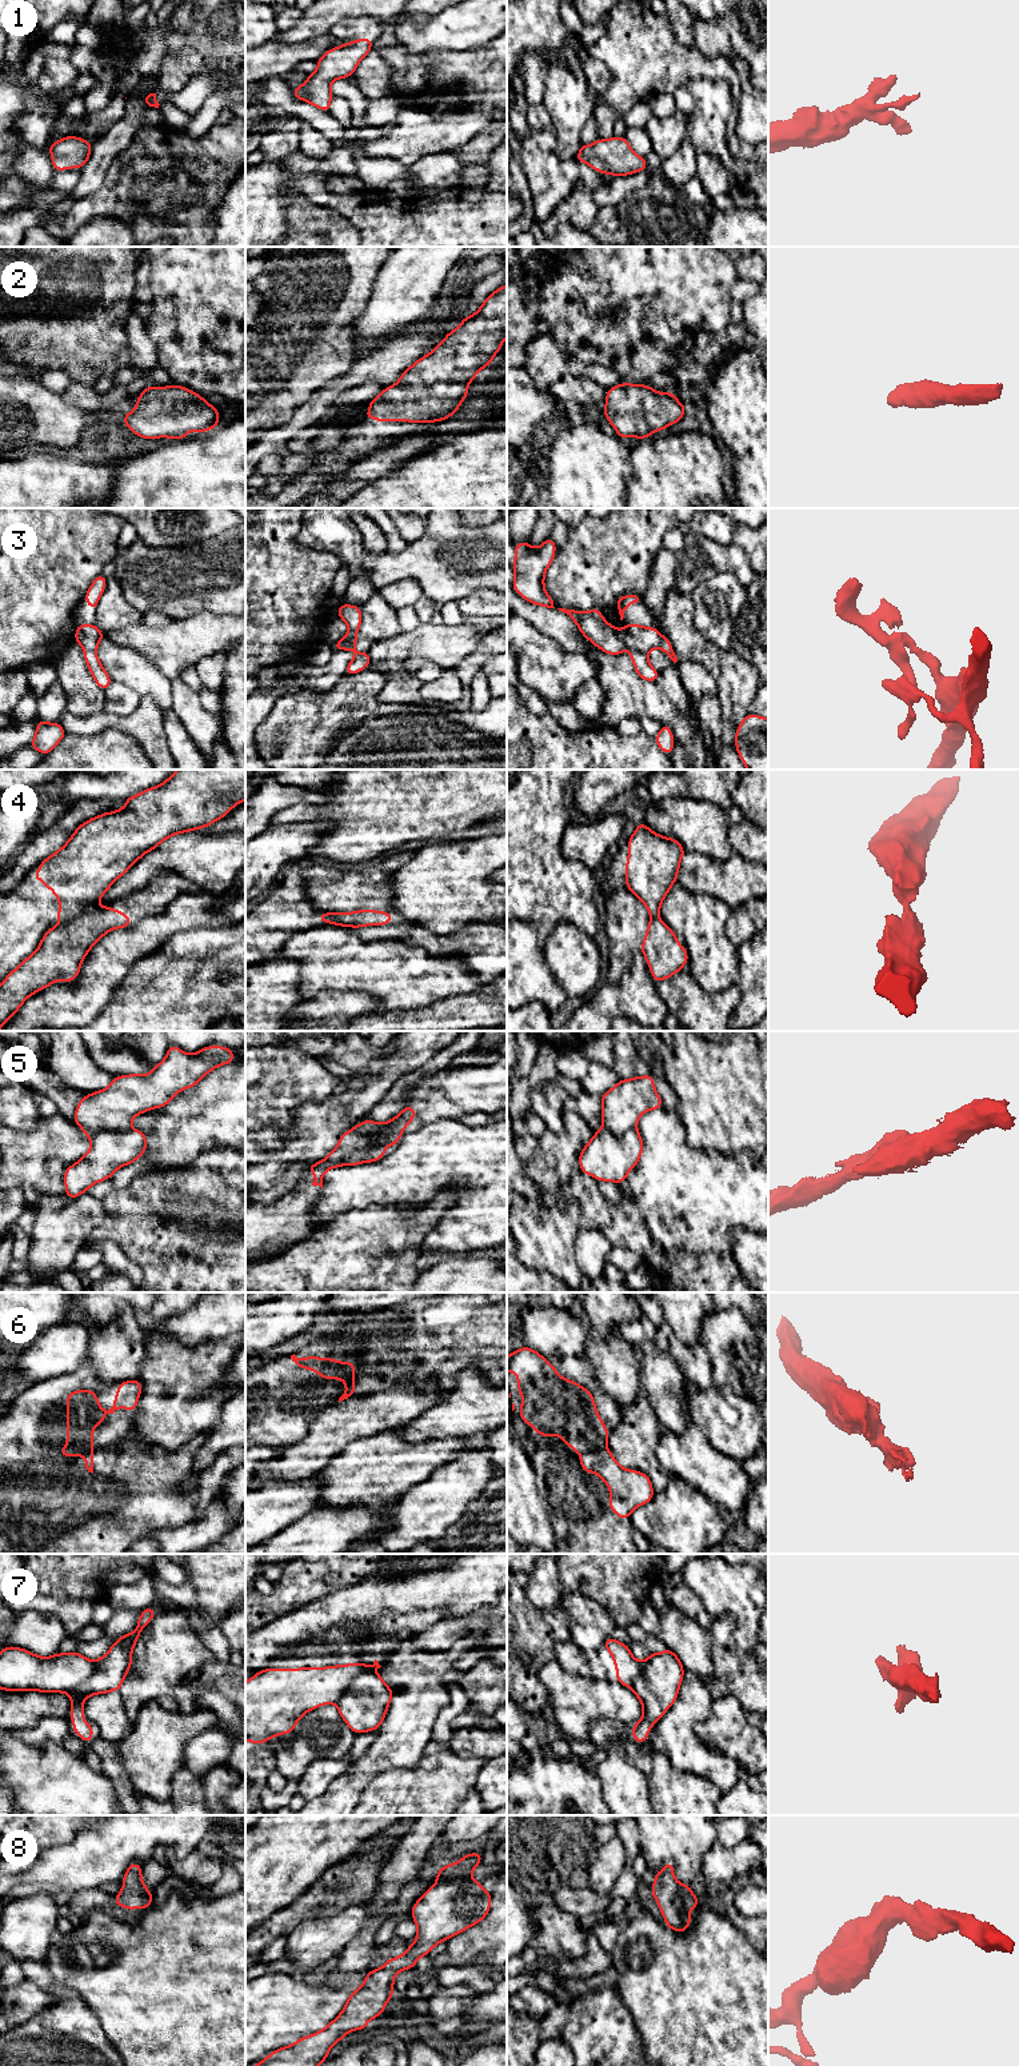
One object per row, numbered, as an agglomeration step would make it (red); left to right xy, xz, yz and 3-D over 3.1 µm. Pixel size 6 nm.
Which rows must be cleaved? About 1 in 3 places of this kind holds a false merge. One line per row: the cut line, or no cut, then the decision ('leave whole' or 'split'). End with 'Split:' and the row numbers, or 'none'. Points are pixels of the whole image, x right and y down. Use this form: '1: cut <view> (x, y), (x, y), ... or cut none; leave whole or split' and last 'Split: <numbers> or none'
1: cut none; leave whole
2: cut none; leave whole
3: cut none; leave whole
4: cut xy (94, 906), (62, 923); split
5: cut xz (379, 1138), (367, 1150), (348, 1153), (342, 1163); split
6: cut yz (603, 1447), (580, 1454); split
7: cut xz (367, 1671), (358, 1675), (335, 1702); split
8: cut none; leave whole
Split: 4, 5, 6, 7

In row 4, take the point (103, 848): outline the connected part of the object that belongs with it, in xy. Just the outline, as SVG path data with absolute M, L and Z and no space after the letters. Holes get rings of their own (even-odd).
M177 770L161 784L127 798L124 808L104 812L79 824L69 840L39 864L39 871L32 874L32 879L40 879L47 888L53 891L60 903L57 920L67 923L95 907L123 874L163 840L176 834L205 828L224 818L243 800L245 800L245 770Z

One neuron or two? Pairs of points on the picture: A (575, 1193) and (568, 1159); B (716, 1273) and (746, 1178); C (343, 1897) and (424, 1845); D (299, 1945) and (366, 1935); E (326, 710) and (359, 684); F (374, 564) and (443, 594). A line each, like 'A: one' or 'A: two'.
A: two
B: two
C: two
D: two
E: one
F: one

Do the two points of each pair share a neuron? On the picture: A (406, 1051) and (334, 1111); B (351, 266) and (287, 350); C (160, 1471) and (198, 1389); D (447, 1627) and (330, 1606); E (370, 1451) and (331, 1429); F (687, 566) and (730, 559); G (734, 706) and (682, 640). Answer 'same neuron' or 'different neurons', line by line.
A: same neuron
B: same neuron
C: different neurons
D: different neurons
E: different neurons
F: same neuron
G: same neuron

